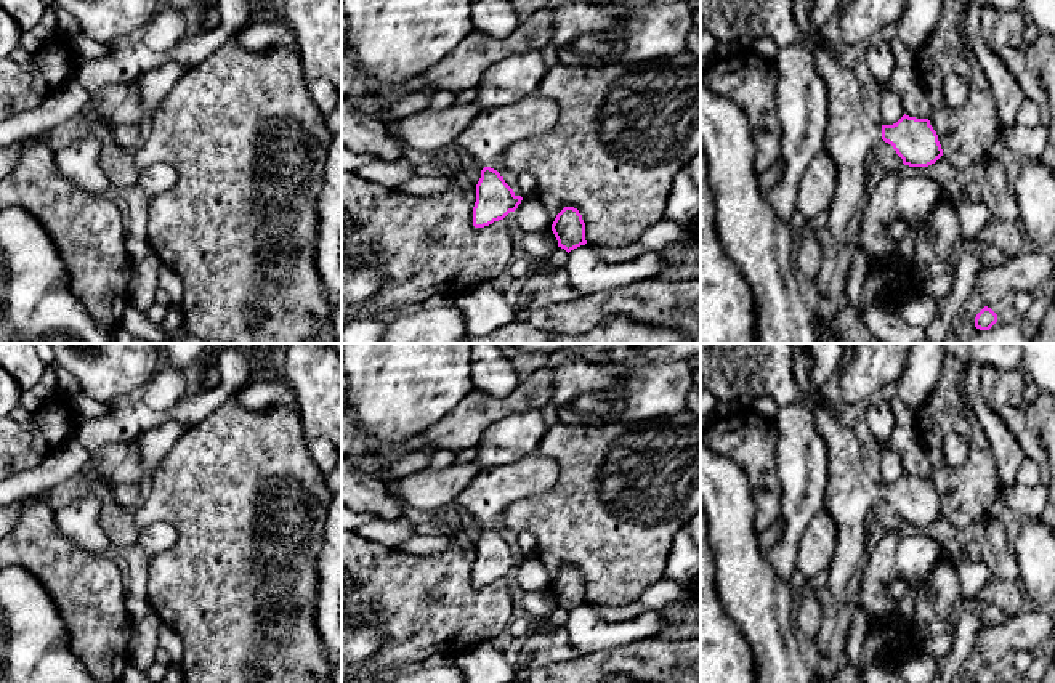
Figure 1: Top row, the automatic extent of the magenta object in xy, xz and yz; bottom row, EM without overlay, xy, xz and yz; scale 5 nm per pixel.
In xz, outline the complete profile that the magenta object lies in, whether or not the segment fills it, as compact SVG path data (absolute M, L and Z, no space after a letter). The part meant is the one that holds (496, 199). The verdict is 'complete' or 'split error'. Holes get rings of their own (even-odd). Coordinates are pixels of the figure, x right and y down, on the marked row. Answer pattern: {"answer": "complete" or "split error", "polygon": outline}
{"answer": "split error", "polygon": "M531 93L511 104L489 109L475 101L441 111L423 109L388 127L402 144L414 149L435 152L455 146L475 157L483 170L476 184L473 226L484 228L503 220L523 200L492 165L510 144L555 127L558 115L553 99Z"}

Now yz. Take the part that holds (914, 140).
{"answer": "split error", "polygon": "M823 45L813 50L813 63L827 87L827 130L824 149L810 162L802 176L795 207L806 221L826 212L826 226L840 242L858 205L866 202L866 162L879 143L891 144L903 164L909 167L935 164L943 156L943 149L928 119L904 114L893 125L875 125L863 107L863 91L855 72L843 63L835 61Z"}

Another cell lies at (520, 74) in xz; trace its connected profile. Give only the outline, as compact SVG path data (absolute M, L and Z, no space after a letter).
M542 51L513 53L486 69L476 85L475 103L484 109L511 104L537 93L547 72Z

